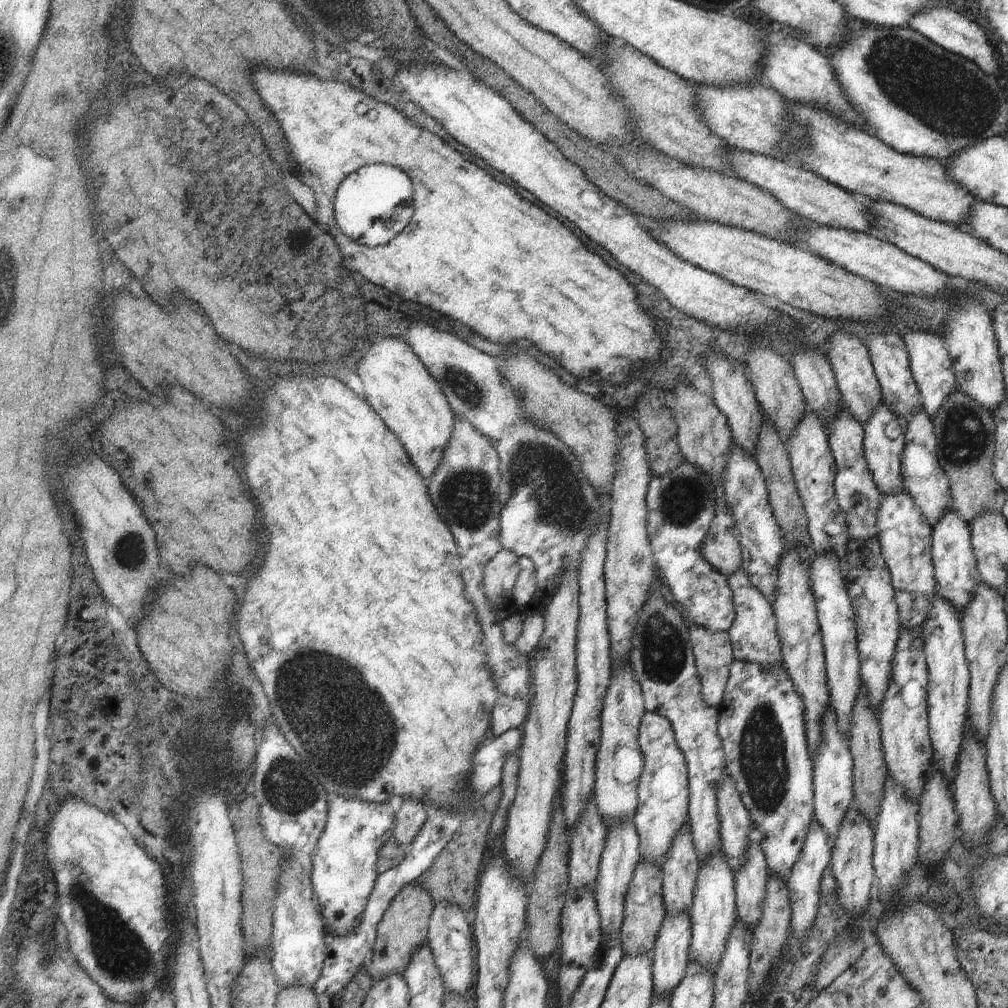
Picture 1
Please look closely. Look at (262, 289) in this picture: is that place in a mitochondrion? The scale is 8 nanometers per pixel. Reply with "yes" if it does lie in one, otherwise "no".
yes

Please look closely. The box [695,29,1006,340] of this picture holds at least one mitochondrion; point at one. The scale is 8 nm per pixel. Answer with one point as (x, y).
(904, 73)

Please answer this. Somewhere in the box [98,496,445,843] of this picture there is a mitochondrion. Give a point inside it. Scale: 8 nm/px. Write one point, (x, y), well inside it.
(352, 734)

